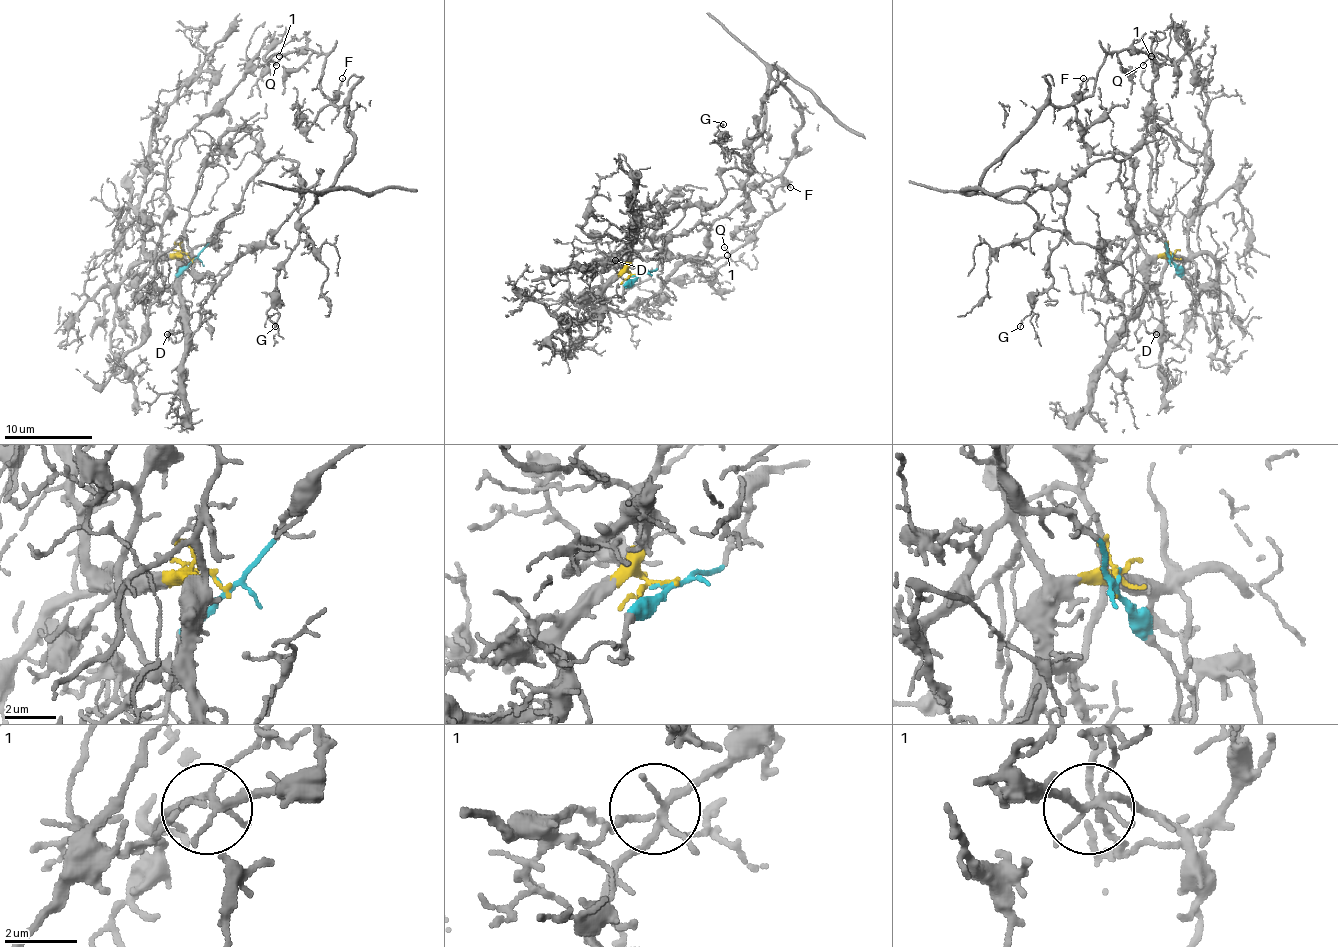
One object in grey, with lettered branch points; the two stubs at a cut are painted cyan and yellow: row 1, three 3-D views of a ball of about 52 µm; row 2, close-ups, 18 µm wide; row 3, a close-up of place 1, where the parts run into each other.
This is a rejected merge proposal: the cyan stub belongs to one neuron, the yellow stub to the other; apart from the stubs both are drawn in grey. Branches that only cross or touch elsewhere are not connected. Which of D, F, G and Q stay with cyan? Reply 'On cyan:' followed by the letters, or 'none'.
On cyan: F, G

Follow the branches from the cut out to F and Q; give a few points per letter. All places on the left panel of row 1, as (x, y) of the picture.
F: (190, 259), (263, 164), (289, 158), (315, 202), (353, 142), (335, 103), (342, 79)
Q: (190, 259), (177, 245), (164, 252), (144, 239), (168, 204), (166, 160), (258, 66), (278, 55), (276, 66)

